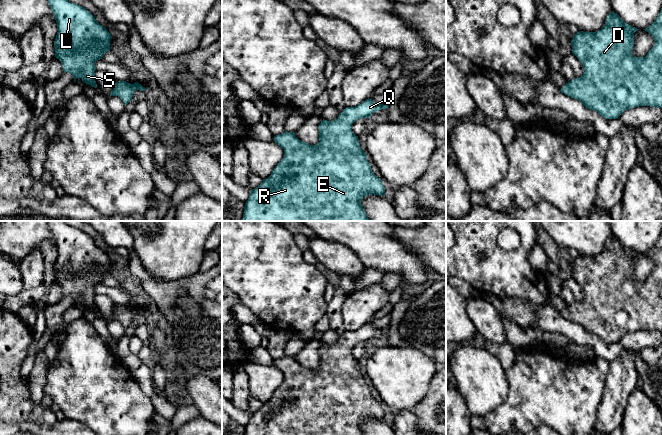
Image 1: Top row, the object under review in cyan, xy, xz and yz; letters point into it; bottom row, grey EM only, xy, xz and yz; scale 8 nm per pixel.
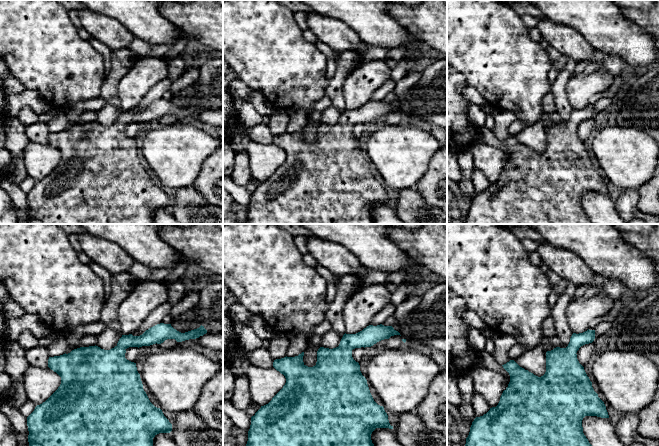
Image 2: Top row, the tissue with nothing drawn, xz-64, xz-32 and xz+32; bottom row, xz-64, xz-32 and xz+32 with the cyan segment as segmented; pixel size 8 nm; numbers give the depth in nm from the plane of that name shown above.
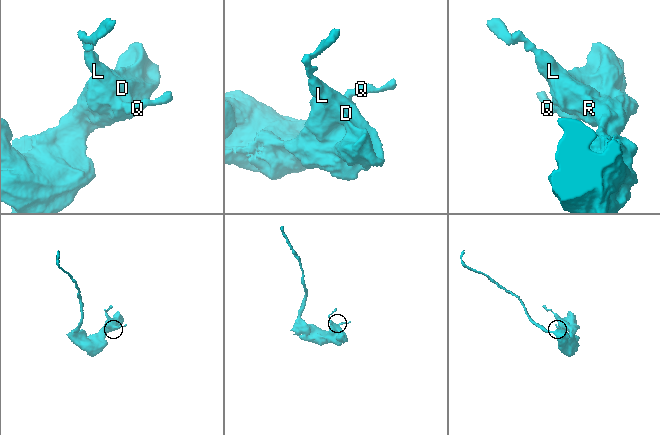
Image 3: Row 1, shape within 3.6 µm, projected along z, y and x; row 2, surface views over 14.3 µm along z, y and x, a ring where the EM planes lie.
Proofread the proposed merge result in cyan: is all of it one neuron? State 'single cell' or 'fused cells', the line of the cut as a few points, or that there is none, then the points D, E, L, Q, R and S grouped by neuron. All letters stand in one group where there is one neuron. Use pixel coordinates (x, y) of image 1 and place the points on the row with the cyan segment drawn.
single cell; cut none; groups D E L Q R S

